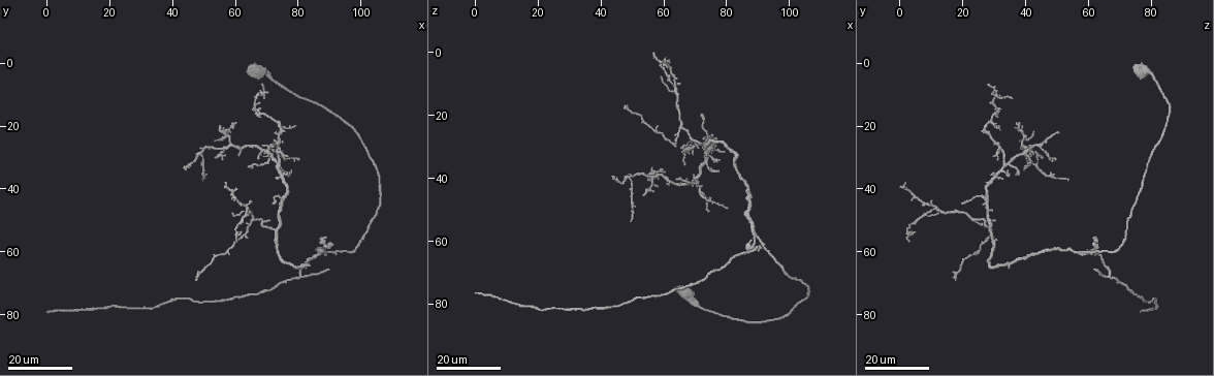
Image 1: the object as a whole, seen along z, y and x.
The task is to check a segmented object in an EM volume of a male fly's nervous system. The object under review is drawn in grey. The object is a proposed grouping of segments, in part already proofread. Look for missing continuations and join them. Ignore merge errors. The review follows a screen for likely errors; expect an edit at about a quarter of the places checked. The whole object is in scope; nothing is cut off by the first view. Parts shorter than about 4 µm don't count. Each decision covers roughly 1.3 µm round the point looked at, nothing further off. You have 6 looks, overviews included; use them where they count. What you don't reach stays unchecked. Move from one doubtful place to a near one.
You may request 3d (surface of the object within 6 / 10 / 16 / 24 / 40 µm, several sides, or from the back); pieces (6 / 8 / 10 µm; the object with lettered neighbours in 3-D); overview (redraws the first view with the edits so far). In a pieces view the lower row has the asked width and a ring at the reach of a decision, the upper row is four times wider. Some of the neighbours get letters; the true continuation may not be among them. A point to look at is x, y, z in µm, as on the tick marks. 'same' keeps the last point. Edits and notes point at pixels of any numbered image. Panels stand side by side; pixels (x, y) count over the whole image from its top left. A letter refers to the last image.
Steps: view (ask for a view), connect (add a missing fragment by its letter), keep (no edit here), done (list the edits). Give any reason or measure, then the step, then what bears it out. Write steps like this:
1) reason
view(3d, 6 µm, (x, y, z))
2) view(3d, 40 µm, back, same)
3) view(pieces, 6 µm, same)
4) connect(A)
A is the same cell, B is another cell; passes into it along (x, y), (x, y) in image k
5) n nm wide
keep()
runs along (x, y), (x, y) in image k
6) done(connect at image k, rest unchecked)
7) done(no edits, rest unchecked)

tapers out
view(3d, 24 µm, (75.0, 22.5, 50.5))

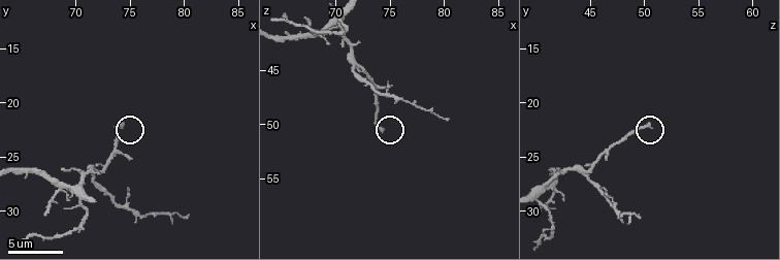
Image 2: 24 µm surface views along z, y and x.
view(pieces, 10 µm, (74.2, 22.0, 50.4))

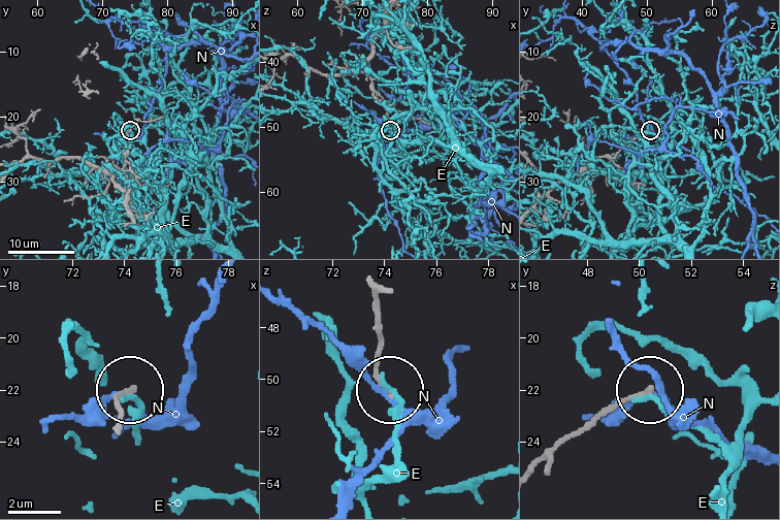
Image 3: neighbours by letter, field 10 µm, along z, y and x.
keep()
E and N are other cells; runs along (375, 297), (378, 370), (388, 388) in image 3; no lettered fragment goes on from it

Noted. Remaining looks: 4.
an open end
view(3d, 6 µm, (67.2, 30.2, 40.2))

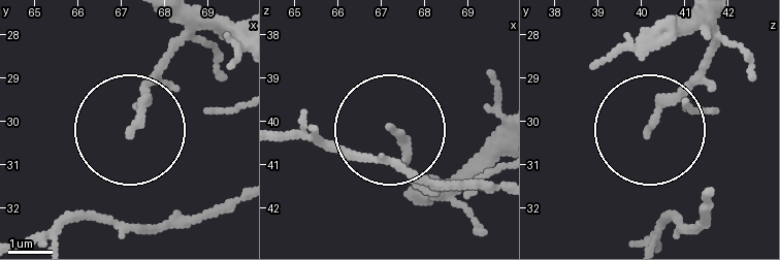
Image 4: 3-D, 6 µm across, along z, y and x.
view(pieces, 8 µm, (67.25, 30.25, 40.20))

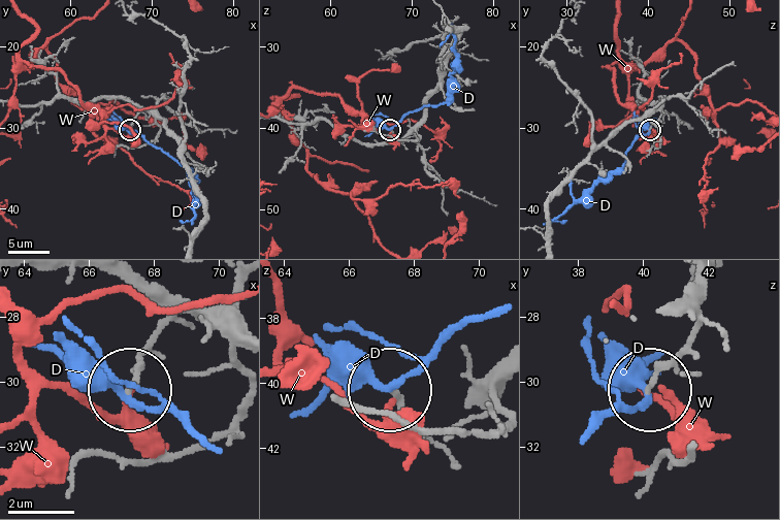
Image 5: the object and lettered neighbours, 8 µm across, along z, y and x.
keep()
D and W are other cells; runs along (683, 314), (696, 330), (652, 385) in image 5; none of them fits

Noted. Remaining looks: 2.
branch stops here
view(3d, 16 µm, (61.0, 54.5, 4.0))

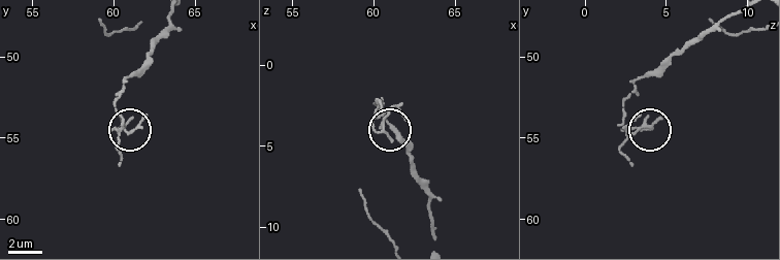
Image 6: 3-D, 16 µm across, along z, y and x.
see the neighbours
view(pieces, 8 µm, (61.0, 53.7, 4.7))

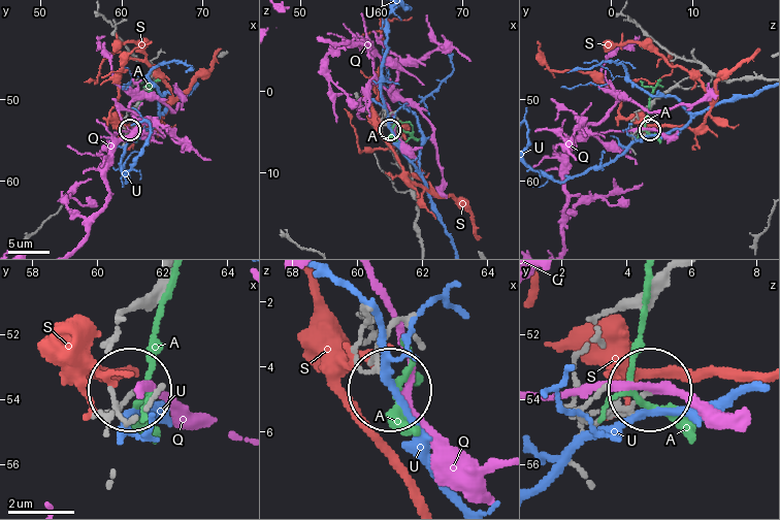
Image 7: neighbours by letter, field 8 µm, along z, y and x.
keep()
A, Q, S and U are other cells; no lettered fragment goes on from it

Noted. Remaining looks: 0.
done(no edits, rest unchecked)

